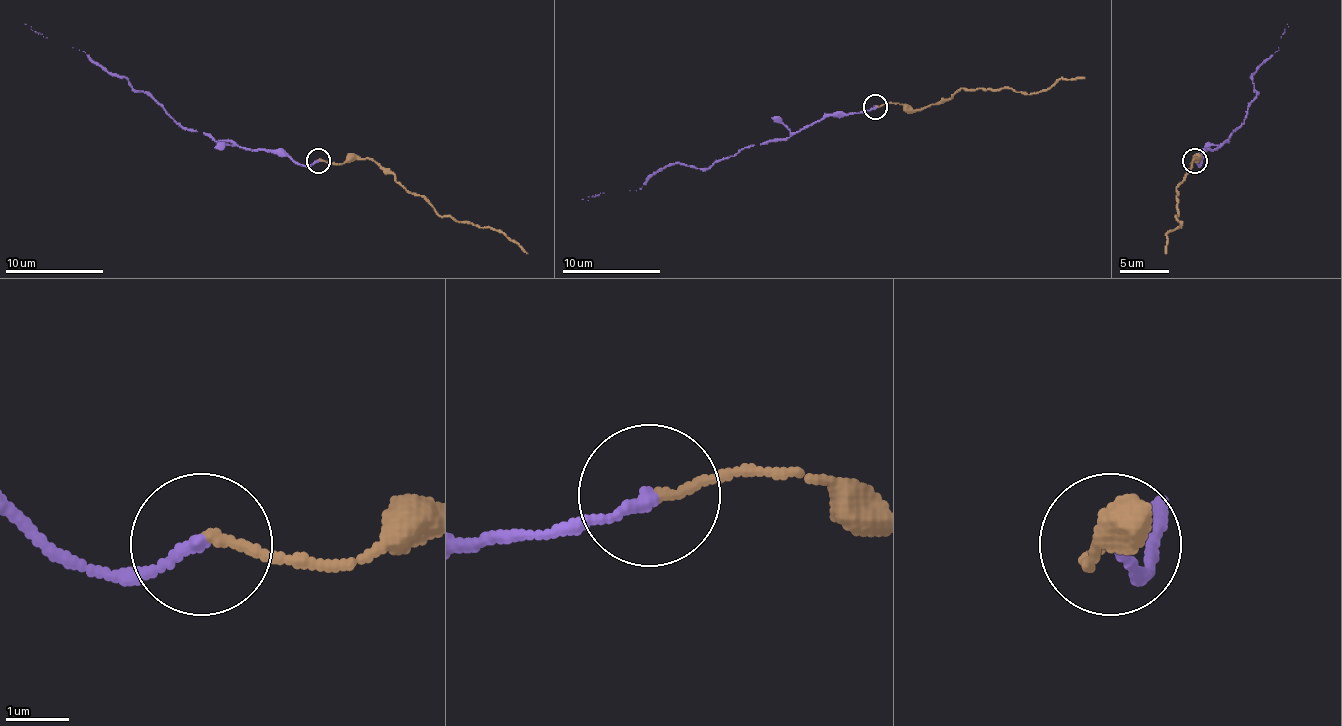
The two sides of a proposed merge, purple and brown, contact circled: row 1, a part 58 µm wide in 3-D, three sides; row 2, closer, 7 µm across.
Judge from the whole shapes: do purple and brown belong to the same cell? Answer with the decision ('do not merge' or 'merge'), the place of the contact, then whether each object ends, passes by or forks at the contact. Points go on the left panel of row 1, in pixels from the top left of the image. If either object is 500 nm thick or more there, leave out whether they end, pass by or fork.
merge; at (318, 161); purple ends there; brown ends there

